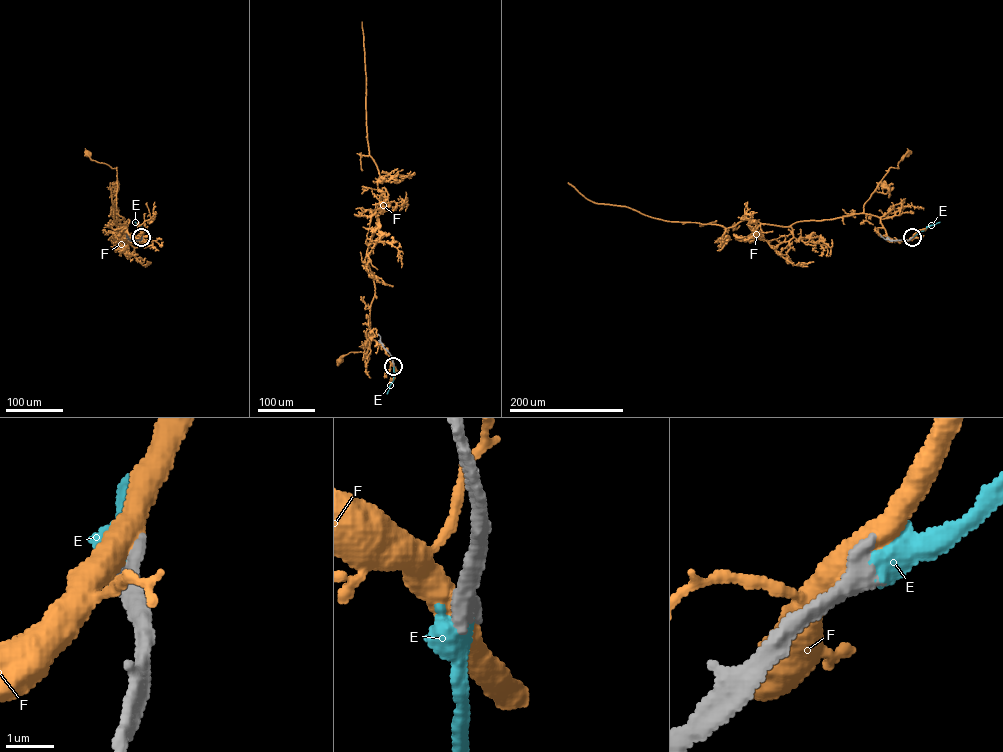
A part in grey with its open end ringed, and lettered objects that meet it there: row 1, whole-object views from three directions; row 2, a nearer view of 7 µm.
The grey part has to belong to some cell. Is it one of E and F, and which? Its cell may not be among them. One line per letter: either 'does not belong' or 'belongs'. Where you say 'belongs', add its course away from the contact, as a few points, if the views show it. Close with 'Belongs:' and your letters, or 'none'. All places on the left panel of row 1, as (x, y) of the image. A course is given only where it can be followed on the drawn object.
E: belongs; course (142, 237), (141, 227), (135, 222)
F: does not belong
Belongs: E

